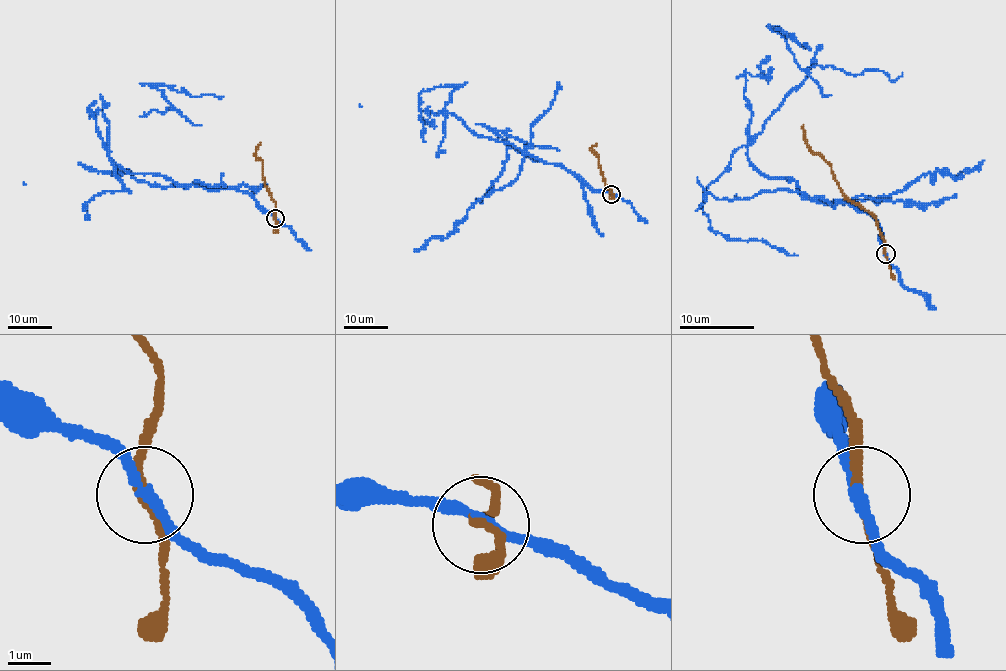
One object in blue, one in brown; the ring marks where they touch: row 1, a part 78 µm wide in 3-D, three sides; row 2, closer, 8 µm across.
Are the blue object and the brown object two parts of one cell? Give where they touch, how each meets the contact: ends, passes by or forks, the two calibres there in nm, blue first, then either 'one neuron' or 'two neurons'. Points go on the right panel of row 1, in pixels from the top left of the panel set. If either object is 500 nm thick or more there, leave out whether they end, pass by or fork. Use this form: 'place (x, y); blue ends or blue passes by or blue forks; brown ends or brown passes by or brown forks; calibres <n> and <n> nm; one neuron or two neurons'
place (886, 254); blue passes by; brown passes by; calibres 220 and 190 nm; two neurons

